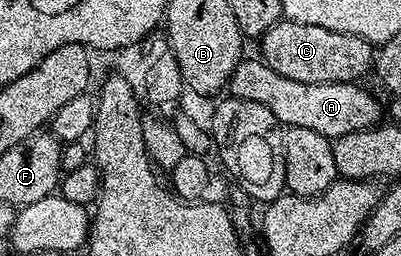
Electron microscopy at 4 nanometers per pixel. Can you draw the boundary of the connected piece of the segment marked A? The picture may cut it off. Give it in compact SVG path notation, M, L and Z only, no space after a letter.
M248 55L238 63L238 67L234 67L234 75L230 75L226 89L238 99L262 103L262 107L271 111L280 120L280 124L288 129L310 127L310 131L318 131L318 135L335 139L354 131L374 129L381 124L380 101L362 86L363 84L351 81L298 83L298 79L286 79L286 75L278 75L278 71L274 71L274 67L270 67L262 59L256 58L255 61Z

